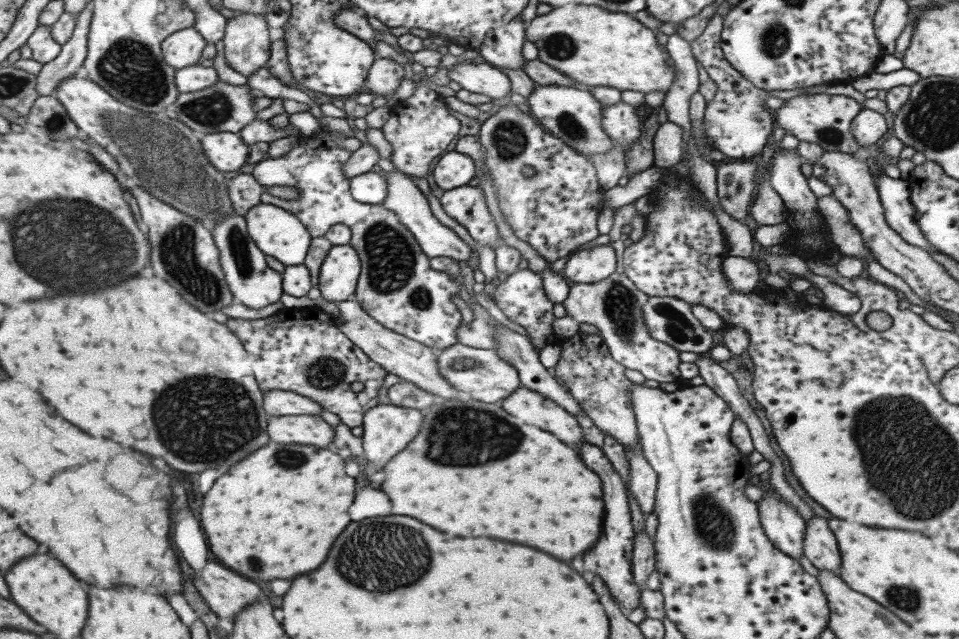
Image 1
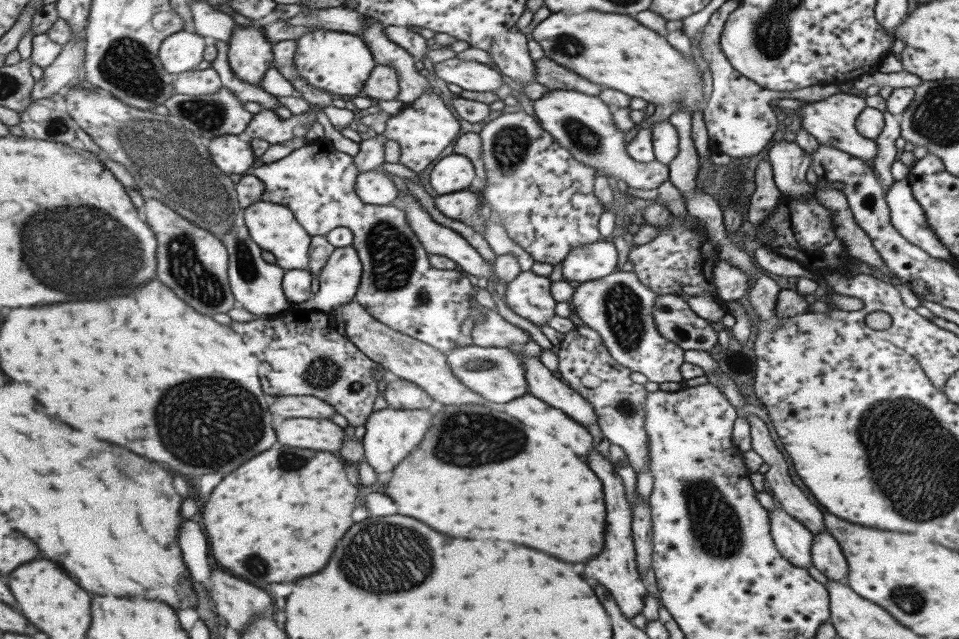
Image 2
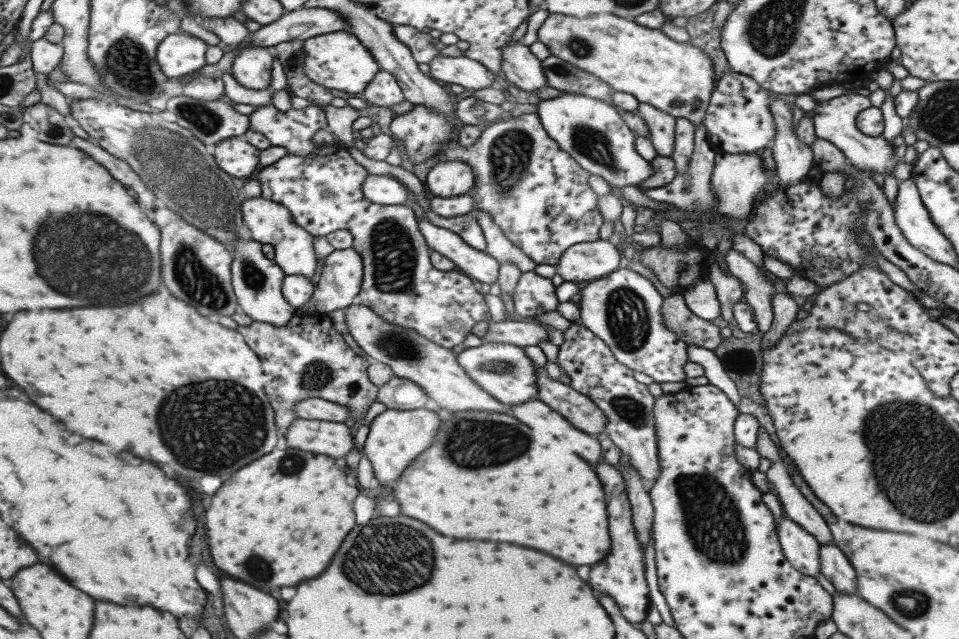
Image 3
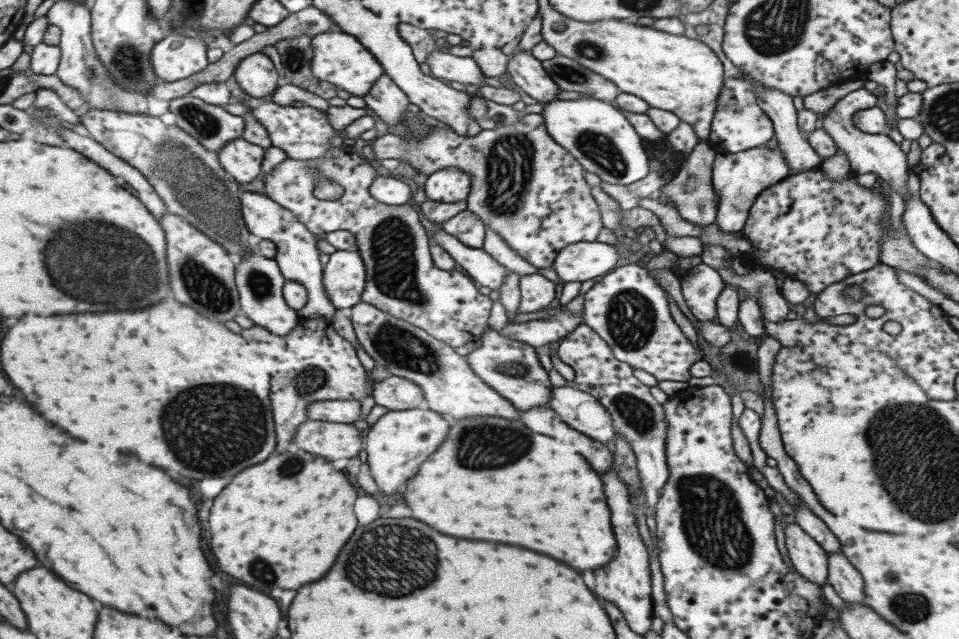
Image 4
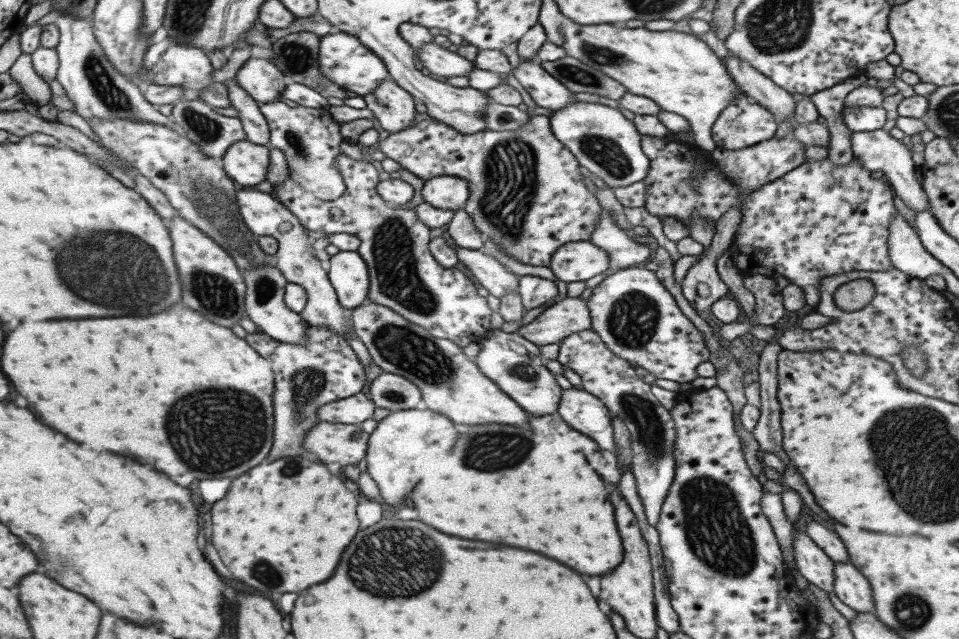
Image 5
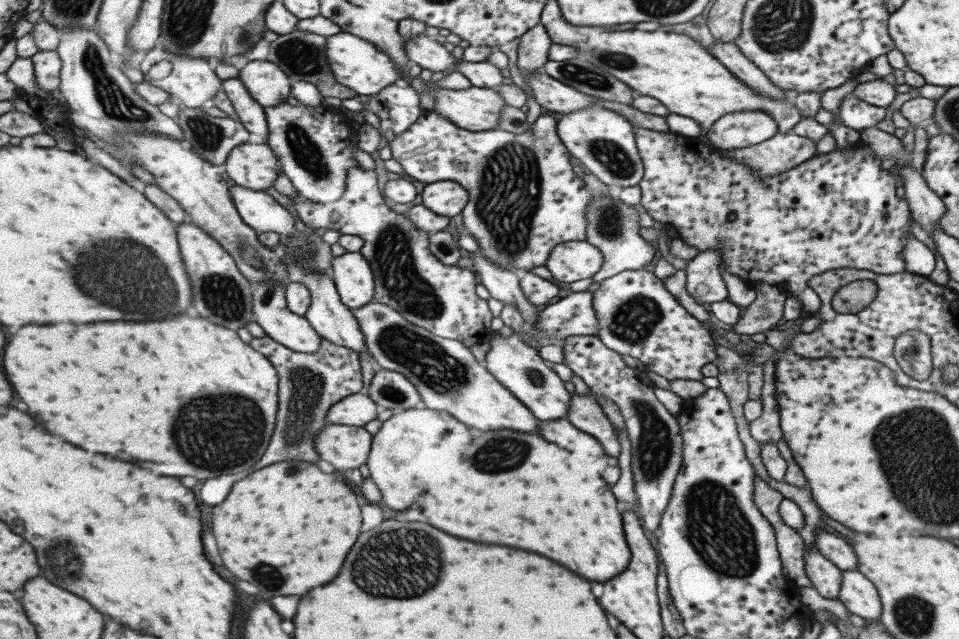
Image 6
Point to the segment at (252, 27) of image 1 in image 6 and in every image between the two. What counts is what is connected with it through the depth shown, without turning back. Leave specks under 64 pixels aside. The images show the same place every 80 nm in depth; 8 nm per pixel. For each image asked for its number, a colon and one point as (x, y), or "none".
2: (249, 53)
3: (252, 68)
4: (256, 76)
5: (259, 77)
6: (268, 84)

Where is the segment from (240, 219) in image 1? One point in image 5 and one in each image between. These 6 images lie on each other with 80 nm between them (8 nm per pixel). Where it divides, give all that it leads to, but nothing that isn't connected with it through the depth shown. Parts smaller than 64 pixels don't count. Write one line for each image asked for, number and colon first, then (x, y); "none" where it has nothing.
2: (256, 284)
3: (257, 280)
4: (260, 283)
5: (265, 305)

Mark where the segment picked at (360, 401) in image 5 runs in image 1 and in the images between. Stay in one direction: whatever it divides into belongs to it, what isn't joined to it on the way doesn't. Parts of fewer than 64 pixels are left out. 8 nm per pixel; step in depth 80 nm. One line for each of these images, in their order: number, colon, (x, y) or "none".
1: (278, 403)
2: (285, 406)
3: (311, 408)
4: (347, 411)

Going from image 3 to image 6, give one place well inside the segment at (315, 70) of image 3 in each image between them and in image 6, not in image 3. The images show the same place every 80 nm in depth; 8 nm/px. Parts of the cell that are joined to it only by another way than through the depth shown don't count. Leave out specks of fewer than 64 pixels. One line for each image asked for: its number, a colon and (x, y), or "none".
4: (338, 58)
5: (342, 59)
6: (355, 63)

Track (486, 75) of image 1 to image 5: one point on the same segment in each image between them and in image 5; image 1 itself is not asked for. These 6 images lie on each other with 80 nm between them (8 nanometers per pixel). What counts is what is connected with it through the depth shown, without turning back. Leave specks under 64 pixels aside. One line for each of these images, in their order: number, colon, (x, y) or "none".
2: (471, 76)
3: (461, 70)
4: (444, 66)
5: (438, 61)

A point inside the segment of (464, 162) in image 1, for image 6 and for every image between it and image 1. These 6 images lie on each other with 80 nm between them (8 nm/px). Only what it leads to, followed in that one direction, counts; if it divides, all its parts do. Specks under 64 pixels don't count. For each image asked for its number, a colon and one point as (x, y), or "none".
2: (454, 172)
3: (451, 178)
4: (447, 185)
5: (445, 192)
6: (446, 198)

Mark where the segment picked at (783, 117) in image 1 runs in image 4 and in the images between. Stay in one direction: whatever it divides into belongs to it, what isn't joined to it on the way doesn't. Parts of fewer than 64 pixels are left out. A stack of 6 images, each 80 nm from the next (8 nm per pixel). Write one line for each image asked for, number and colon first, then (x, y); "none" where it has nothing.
2: (830, 121)
3: (833, 120)
4: (876, 153)

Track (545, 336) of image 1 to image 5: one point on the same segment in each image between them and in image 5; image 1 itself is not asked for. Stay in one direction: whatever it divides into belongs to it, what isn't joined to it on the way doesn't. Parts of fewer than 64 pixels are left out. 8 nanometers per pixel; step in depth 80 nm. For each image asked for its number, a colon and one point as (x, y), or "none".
2: (527, 295)
3: (532, 294)
4: (536, 293)
5: (535, 293)

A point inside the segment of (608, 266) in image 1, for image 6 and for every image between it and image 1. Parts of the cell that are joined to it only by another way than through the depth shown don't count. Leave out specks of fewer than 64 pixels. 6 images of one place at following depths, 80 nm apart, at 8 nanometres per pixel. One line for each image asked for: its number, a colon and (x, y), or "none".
2: (593, 261)
3: (583, 262)
4: (577, 262)
5: (572, 262)
6: (567, 262)

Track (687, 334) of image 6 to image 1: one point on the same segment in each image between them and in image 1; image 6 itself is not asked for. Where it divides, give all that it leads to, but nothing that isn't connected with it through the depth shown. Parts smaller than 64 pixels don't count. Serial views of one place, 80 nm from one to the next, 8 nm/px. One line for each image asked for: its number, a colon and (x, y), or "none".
1: (613, 306)
2: (617, 307)
3: (622, 309)
4: (626, 307)
5: (630, 311)

